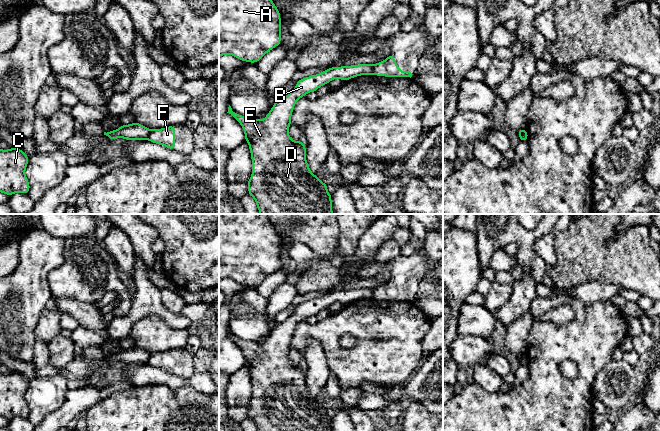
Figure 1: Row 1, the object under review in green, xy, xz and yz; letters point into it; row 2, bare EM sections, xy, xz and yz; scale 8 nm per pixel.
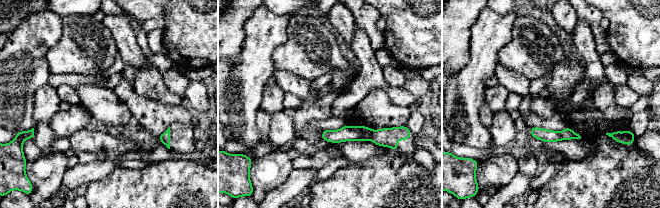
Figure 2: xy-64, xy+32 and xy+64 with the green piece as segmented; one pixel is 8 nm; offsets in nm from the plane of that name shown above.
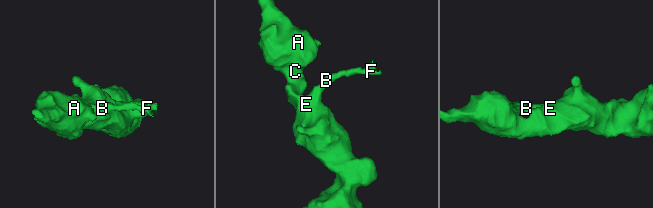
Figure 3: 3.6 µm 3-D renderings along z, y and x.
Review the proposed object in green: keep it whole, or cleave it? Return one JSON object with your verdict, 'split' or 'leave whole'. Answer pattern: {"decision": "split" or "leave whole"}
{"decision": "split"}

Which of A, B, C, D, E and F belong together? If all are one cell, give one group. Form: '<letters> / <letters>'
A B C D E / F

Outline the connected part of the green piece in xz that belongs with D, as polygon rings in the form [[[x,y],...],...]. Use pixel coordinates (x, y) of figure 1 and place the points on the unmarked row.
[[[368,287],[331,291],[322,297],[300,303],[292,316],[275,325],[263,344],[239,339],[229,329],[227,337],[241,348],[245,366],[249,367],[253,391],[252,399],[247,405],[248,418],[254,422],[257,431],[332,431],[332,419],[328,417],[328,409],[311,397],[306,385],[304,366],[293,365],[289,360],[291,339],[297,324],[305,321],[306,317],[316,316],[320,310],[327,309],[335,302],[345,306],[360,299],[371,299],[373,291],[374,289]]]

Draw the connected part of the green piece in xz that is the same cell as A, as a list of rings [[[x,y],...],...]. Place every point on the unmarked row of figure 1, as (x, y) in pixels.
[[[219,214],[219,281],[230,278],[241,285],[256,287],[281,268],[281,242],[265,214]]]

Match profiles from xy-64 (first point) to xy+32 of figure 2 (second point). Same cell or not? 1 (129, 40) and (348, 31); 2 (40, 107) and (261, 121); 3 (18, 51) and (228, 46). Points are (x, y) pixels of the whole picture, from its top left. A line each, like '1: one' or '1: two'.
1: one
2: two
3: two

